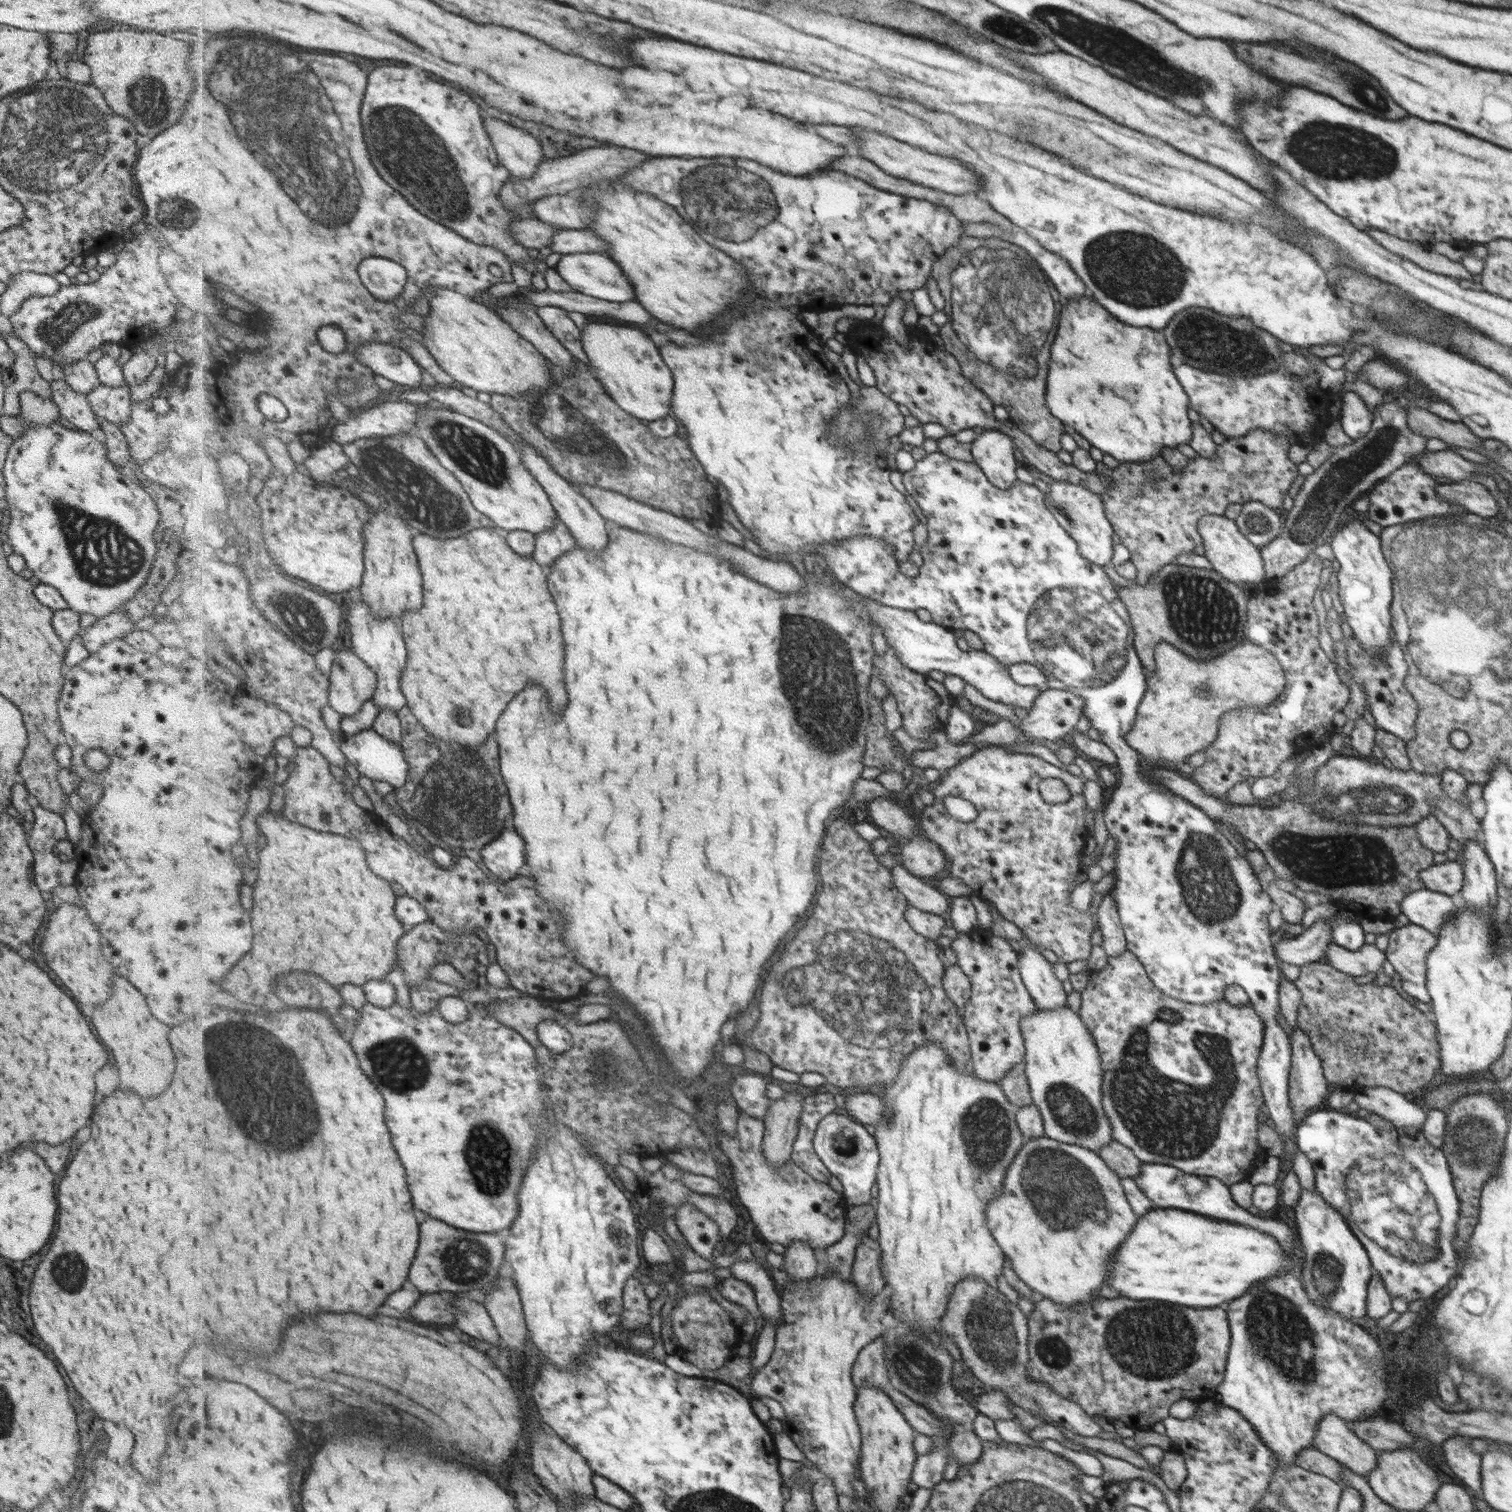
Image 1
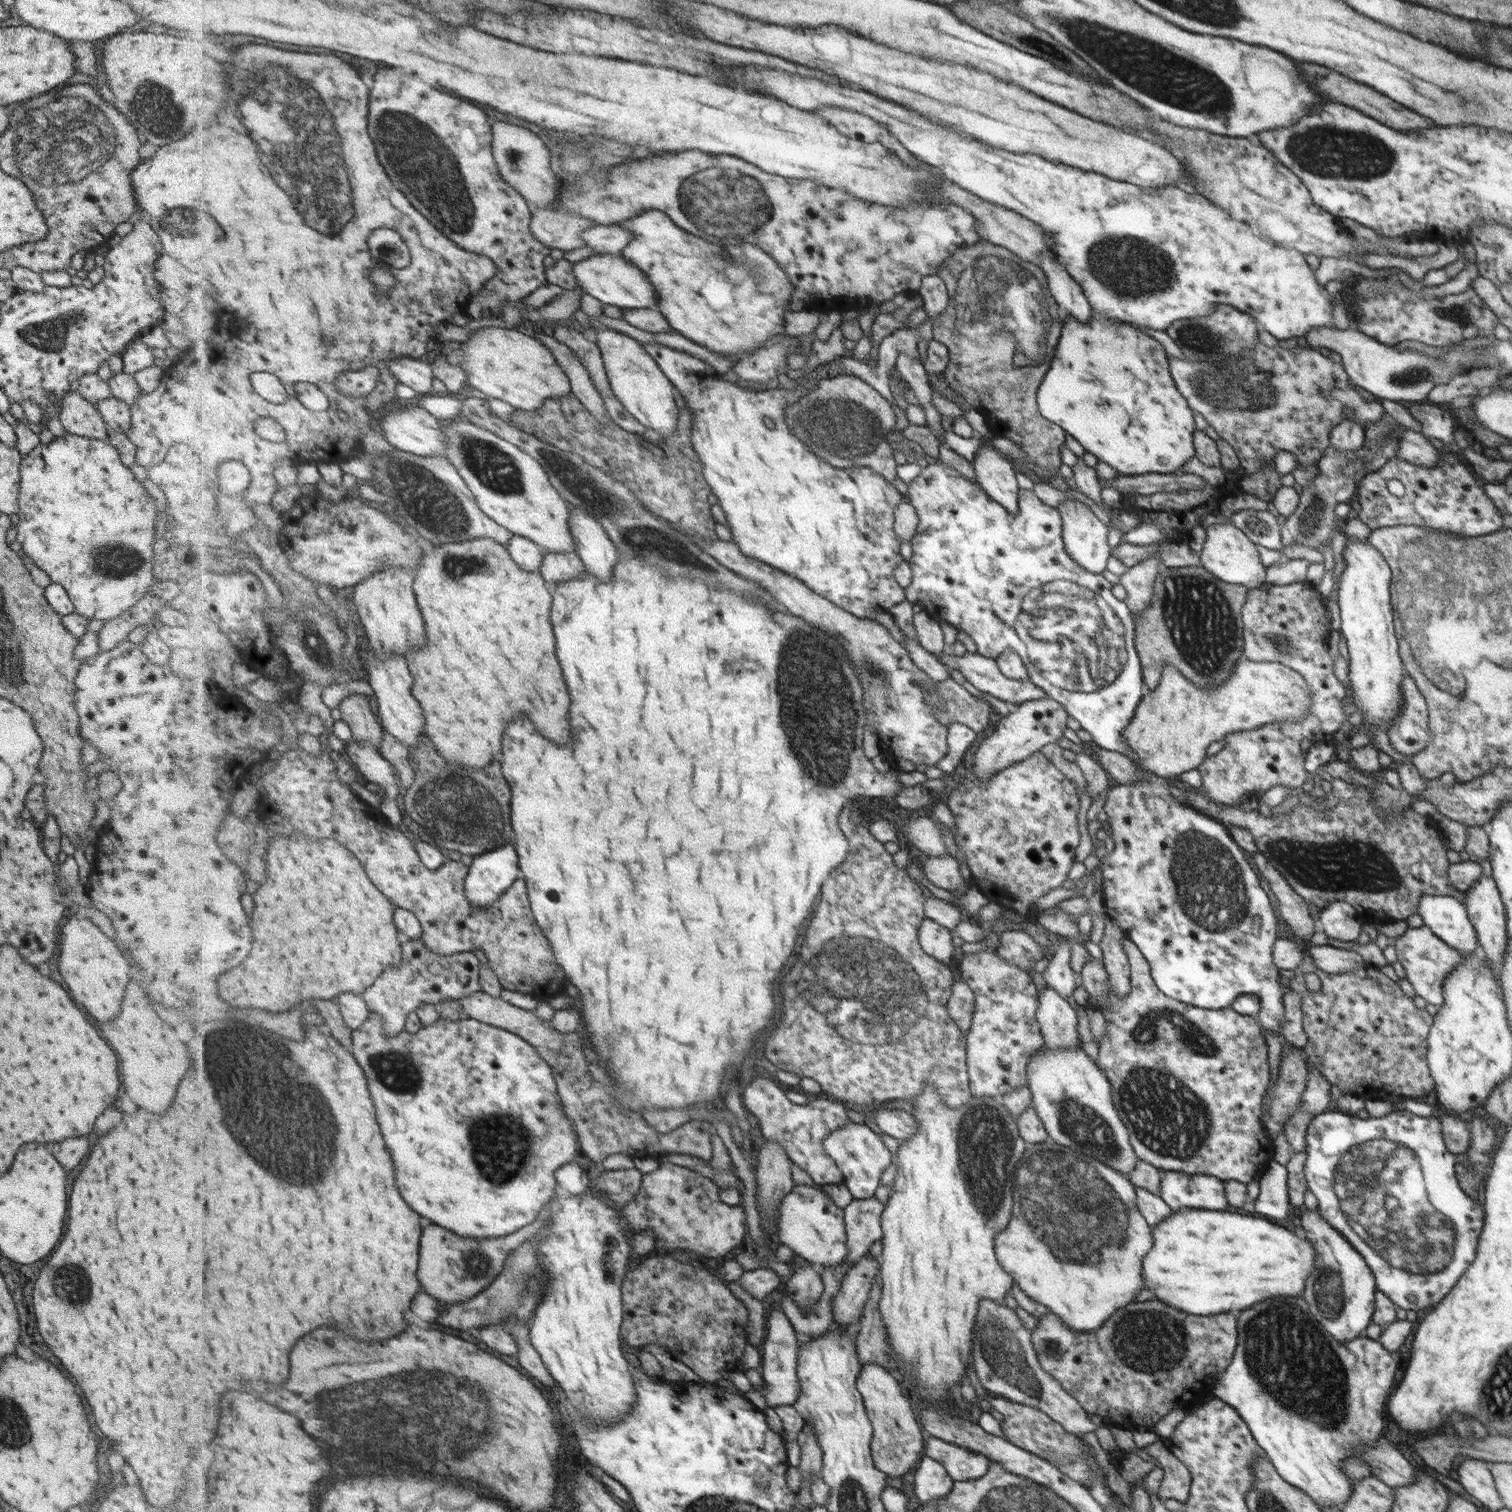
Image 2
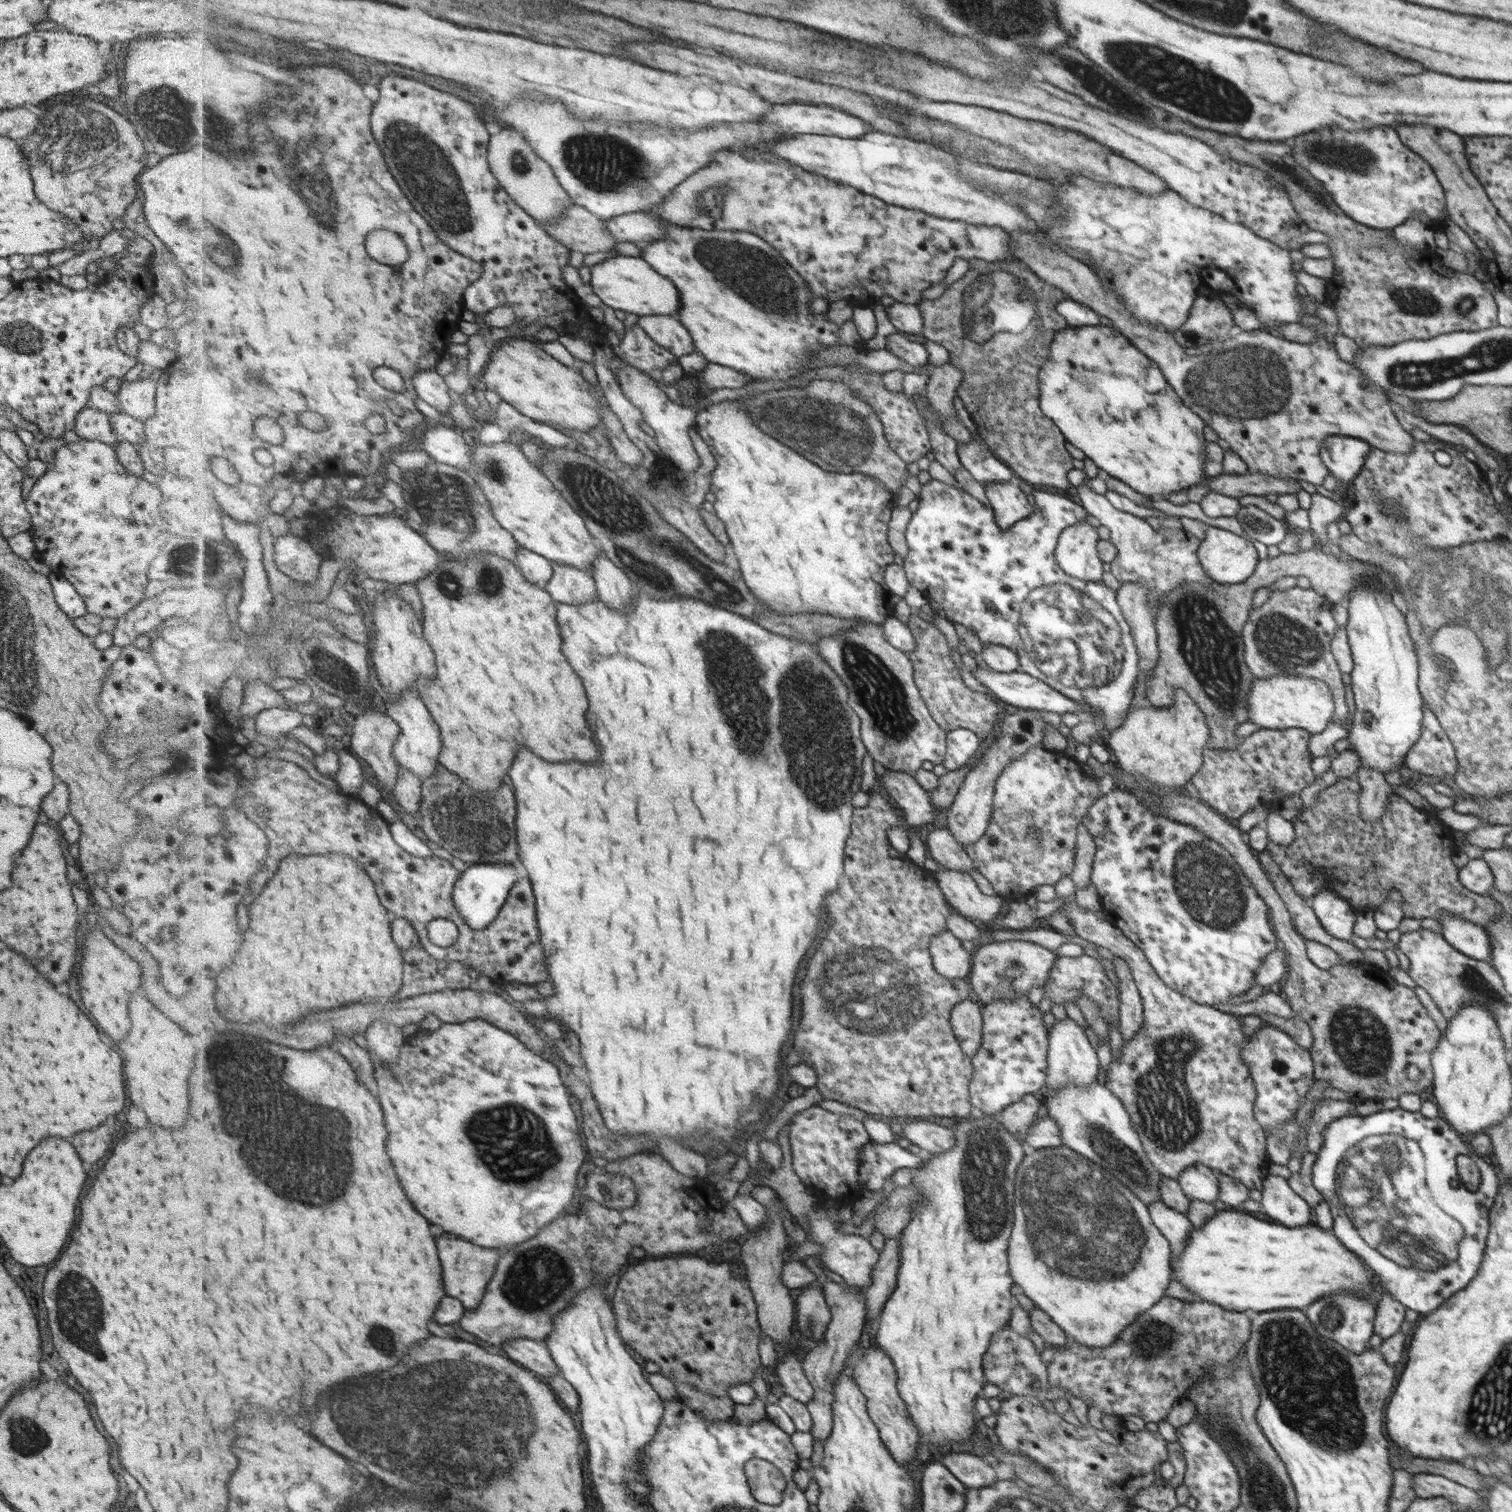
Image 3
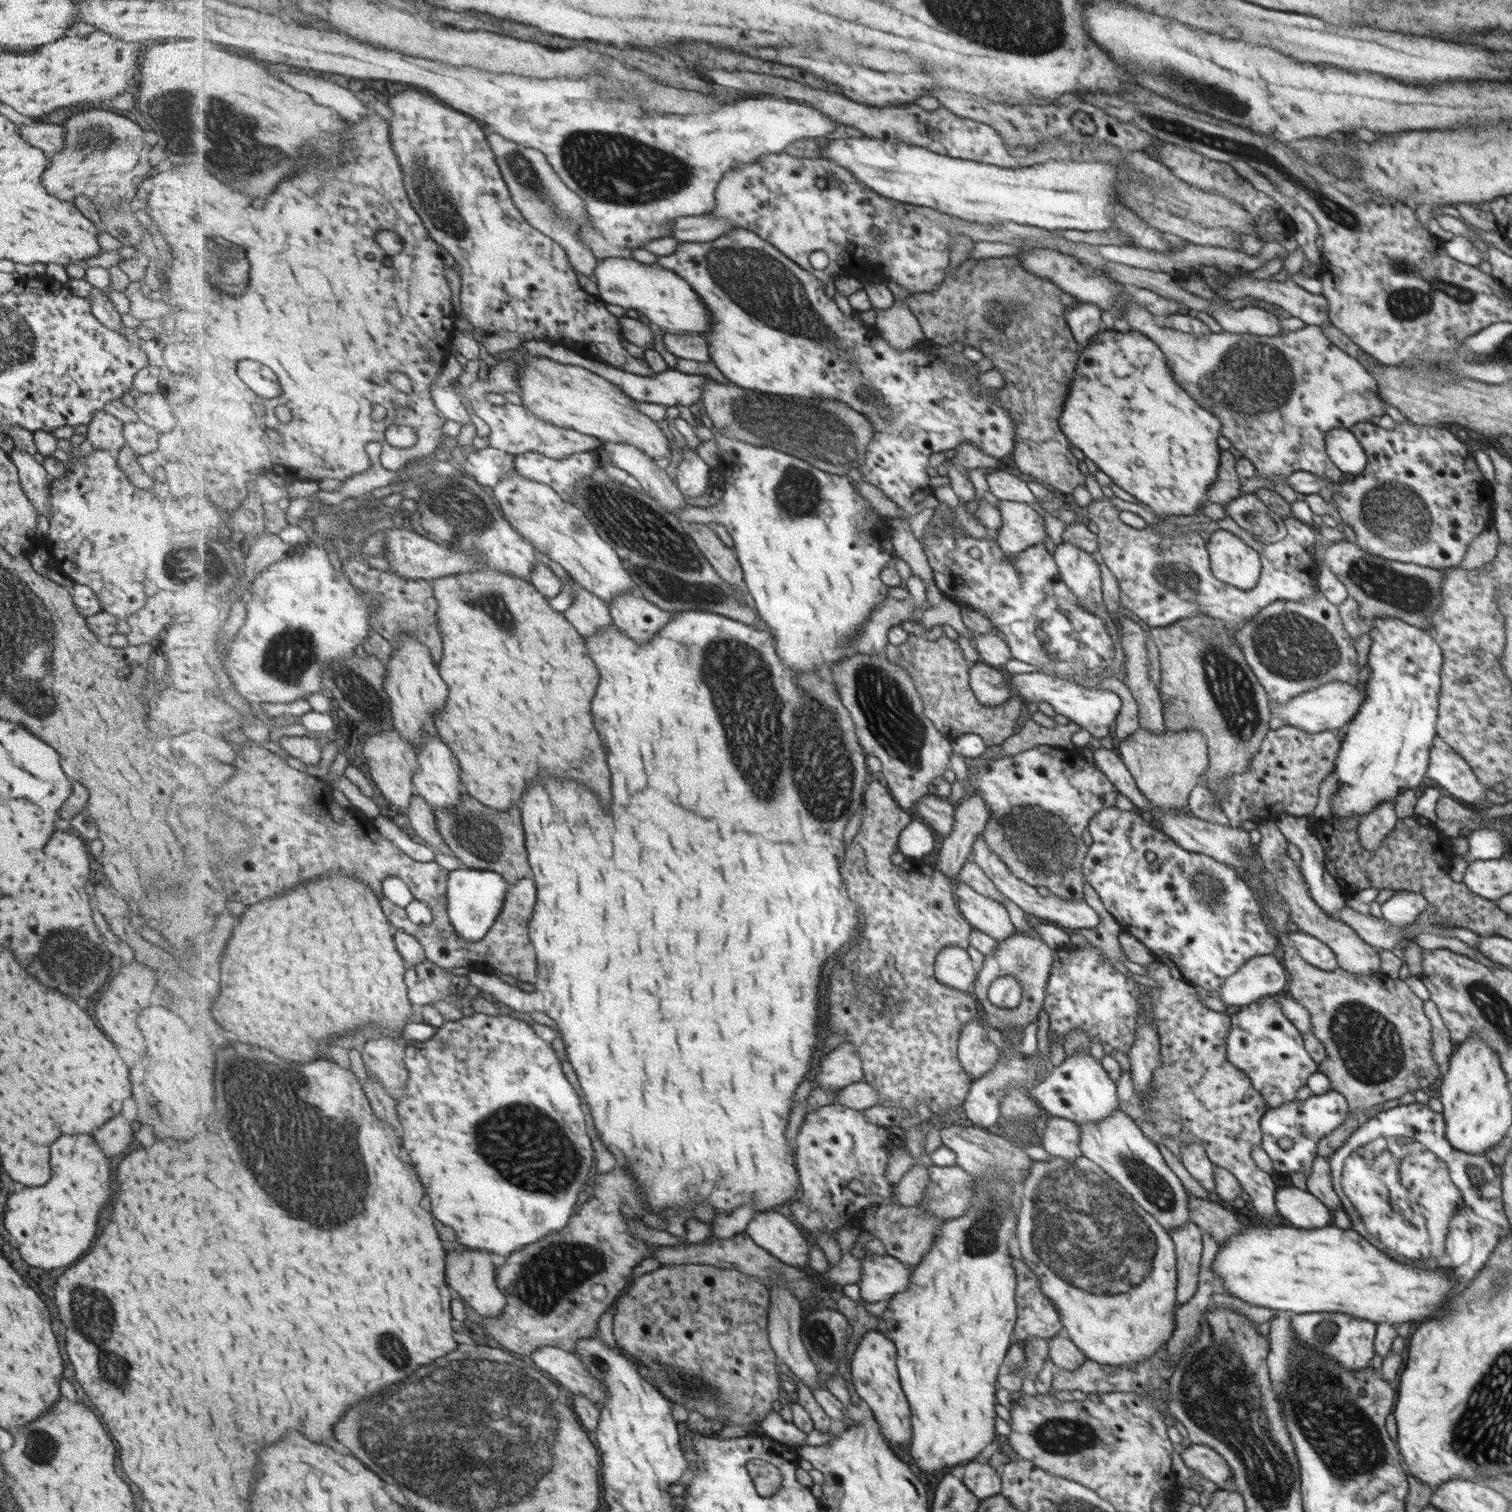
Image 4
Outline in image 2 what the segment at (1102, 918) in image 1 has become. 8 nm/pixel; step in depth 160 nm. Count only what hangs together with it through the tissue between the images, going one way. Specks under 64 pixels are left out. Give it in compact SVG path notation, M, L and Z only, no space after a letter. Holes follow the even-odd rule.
M1104 917L1103 923L1103 936L1099 940L1099 948L1101 949L1102 956L1099 962L1102 962L1105 972L1107 974L1108 982L1115 996L1121 998L1129 994L1129 973L1130 966L1128 965L1128 958L1124 953L1123 947L1119 944L1121 937L1124 935L1117 927L1113 920Z

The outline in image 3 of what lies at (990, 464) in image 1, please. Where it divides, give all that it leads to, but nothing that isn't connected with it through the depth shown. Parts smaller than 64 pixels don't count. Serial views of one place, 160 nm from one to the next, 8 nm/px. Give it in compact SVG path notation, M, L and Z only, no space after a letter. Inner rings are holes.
M1016 481L987 483L983 487L996 523L1002 529L1008 529L1033 514L1025 500L1026 494L1019 489Z

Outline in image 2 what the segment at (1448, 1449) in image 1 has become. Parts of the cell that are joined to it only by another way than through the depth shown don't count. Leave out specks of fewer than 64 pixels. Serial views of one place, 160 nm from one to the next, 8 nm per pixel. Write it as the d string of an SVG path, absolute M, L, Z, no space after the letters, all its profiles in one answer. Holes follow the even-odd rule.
M1466 1459L1459 1464L1452 1476L1469 1496L1473 1496L1489 1511L1503 1507L1486 1462L1479 1459Z

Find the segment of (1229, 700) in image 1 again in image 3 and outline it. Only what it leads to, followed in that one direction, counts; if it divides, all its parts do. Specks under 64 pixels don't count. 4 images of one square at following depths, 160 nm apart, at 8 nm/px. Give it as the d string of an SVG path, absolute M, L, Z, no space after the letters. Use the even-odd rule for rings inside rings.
M1289 673L1255 677L1248 690L1246 710L1248 722L1256 724L1261 729L1283 731L1289 728L1304 728L1313 734L1320 733L1334 715L1332 692L1327 684ZM1177 689L1172 703L1166 707L1147 704L1129 709L1122 723L1104 738L1117 769L1127 775L1146 778L1152 788L1164 791L1179 790L1203 766L1203 746L1209 740L1201 708L1183 690Z

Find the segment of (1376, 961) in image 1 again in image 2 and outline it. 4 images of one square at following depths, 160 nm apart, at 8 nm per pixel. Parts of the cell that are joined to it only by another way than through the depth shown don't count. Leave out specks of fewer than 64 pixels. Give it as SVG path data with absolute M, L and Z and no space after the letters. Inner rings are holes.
M1313 945L1308 948L1307 953L1316 967L1326 973L1341 974L1359 971L1365 964L1363 958L1354 951L1331 945Z

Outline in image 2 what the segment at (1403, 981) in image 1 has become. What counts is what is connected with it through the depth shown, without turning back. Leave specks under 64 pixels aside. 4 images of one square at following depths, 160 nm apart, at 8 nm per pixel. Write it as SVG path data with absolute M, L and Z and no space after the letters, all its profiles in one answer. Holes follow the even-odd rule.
M1427 926L1408 928L1397 938L1391 939L1396 954L1396 960L1403 967L1405 980L1413 987L1415 995L1427 1004L1438 1008L1444 1003L1444 976L1454 969L1457 963L1462 963L1460 953L1453 947L1444 944Z

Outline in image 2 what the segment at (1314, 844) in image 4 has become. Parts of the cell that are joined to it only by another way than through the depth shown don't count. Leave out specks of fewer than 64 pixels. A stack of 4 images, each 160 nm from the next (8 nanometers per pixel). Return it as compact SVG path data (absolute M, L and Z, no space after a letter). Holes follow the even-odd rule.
M1331 901L1317 910L1319 913L1316 925L1327 937L1341 942L1354 942L1357 939L1362 920L1349 904Z

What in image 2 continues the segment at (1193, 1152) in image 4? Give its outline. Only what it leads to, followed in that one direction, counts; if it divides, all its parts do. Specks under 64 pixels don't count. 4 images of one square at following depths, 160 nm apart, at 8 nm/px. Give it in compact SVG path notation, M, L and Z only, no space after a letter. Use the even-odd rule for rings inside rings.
M1162 1169L1159 1194L1173 1211L1180 1206L1209 1211L1224 1211L1229 1206L1224 1181L1205 1174L1185 1174Z

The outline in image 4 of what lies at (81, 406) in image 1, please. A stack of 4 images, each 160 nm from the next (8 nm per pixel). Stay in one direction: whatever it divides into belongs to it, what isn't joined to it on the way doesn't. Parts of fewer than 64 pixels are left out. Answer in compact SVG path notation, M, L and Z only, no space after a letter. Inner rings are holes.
M105 411L93 412L86 426L84 435L94 449L116 453L125 445L122 422Z

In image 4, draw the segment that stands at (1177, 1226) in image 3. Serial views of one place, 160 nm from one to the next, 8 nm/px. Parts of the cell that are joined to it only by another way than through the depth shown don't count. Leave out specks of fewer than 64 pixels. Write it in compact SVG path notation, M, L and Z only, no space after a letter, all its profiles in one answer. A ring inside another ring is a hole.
M1191 1221L1169 1229L1176 1243L1177 1302L1186 1303L1197 1288L1201 1254L1201 1230Z

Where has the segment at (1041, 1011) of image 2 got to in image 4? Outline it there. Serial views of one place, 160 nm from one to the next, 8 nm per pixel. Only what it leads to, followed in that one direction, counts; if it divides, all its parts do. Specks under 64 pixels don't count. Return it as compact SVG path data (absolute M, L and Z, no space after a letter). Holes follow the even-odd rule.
M1075 1049L1073 1054L1065 1055L1059 1066L1054 1066L1047 1079L1026 1092L1043 1110L1045 1117L1064 1118L1077 1125L1098 1123L1117 1108L1115 1085L1107 1077L1101 1063L1088 1052Z

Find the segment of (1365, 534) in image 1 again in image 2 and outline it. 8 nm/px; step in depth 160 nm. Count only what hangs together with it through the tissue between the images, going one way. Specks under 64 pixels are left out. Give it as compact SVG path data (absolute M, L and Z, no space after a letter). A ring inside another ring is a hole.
M1349 537L1345 539L1342 548L1344 570L1338 577L1338 595L1336 597L1339 608L1340 634L1346 642L1349 655L1348 680L1353 690L1352 708L1362 710L1362 720L1371 726L1387 726L1398 715L1402 704L1400 695L1400 680L1405 676L1404 668L1397 656L1397 640L1393 636L1391 624L1391 606L1389 606L1389 568L1386 560L1377 548L1370 545L1366 539Z

